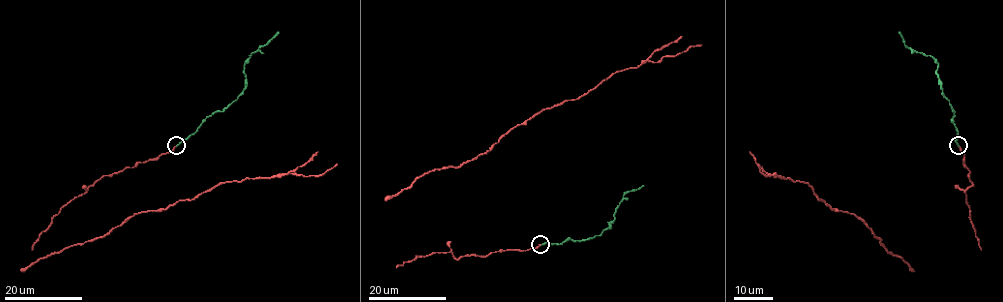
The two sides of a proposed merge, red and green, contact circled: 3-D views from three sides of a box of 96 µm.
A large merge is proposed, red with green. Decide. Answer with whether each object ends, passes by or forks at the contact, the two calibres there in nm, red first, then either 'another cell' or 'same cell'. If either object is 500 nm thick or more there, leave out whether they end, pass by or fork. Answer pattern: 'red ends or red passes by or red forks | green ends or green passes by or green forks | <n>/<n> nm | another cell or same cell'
red ends | green ends | 220/180 nm | same cell

